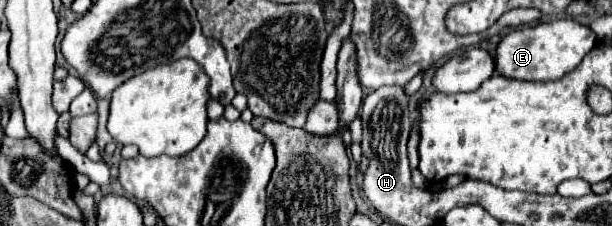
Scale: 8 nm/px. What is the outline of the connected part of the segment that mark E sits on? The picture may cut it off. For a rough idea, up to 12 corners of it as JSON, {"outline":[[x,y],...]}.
{"outline":[[574,19],[508,33],[496,71],[554,81],[574,71],[596,33]]}

